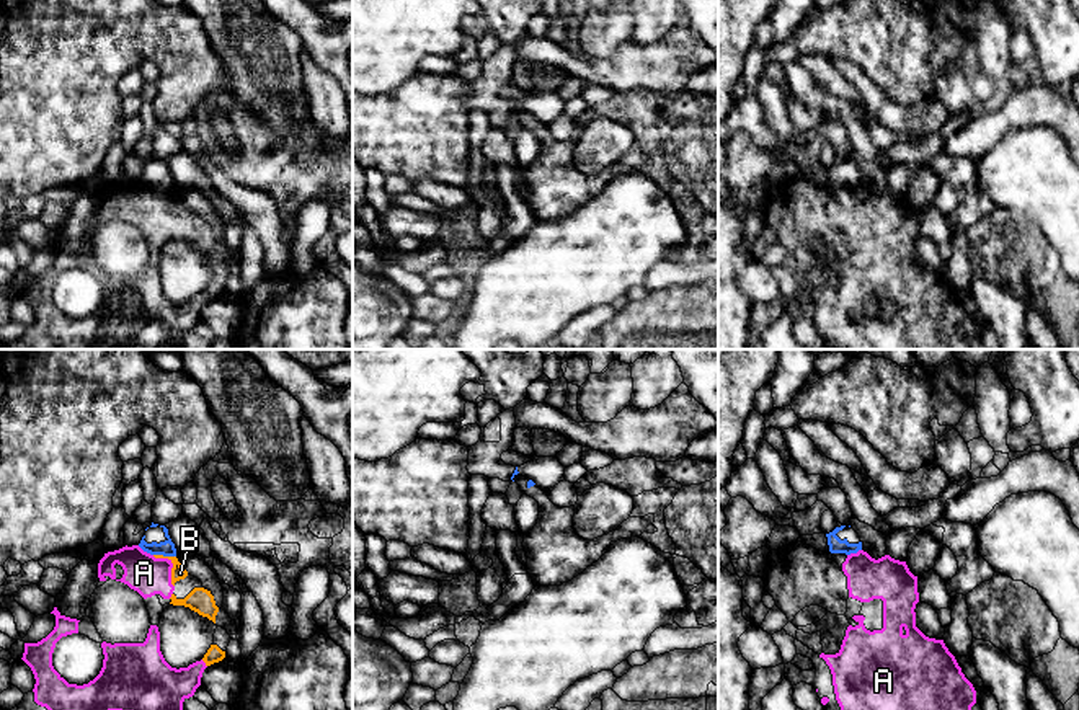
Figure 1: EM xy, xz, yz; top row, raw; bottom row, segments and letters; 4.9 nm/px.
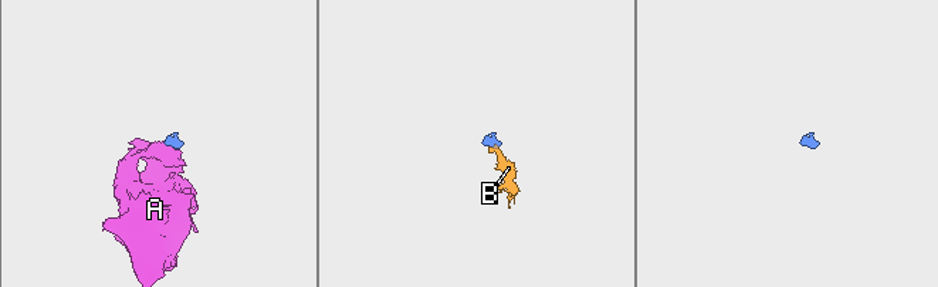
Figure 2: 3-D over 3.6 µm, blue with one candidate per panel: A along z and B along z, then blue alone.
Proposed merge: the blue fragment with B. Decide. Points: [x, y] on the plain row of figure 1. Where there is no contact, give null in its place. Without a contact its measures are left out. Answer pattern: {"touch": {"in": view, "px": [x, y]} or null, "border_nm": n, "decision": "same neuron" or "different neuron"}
{"touch": {"in": "xy", "px": [165, 190]}, "border_nm": 110, "decision": "different neuron"}

